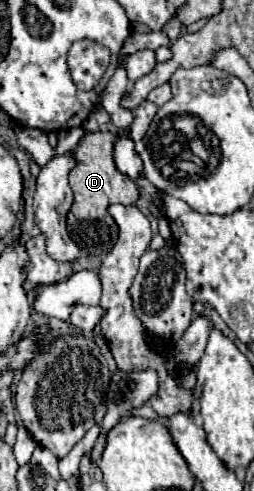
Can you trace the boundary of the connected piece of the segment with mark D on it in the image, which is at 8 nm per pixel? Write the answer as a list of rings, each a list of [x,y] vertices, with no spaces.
[[[99,130],[99,132],[85,134],[79,140],[77,148],[71,152],[77,164],[69,172],[69,184],[73,190],[73,206],[67,214],[67,232],[71,240],[91,256],[105,254],[111,250],[111,244],[115,244],[117,228],[115,228],[115,222],[109,218],[107,204],[115,204],[115,202],[135,204],[135,200],[139,198],[137,184],[115,168],[113,144],[115,144],[115,134],[109,130]]]

